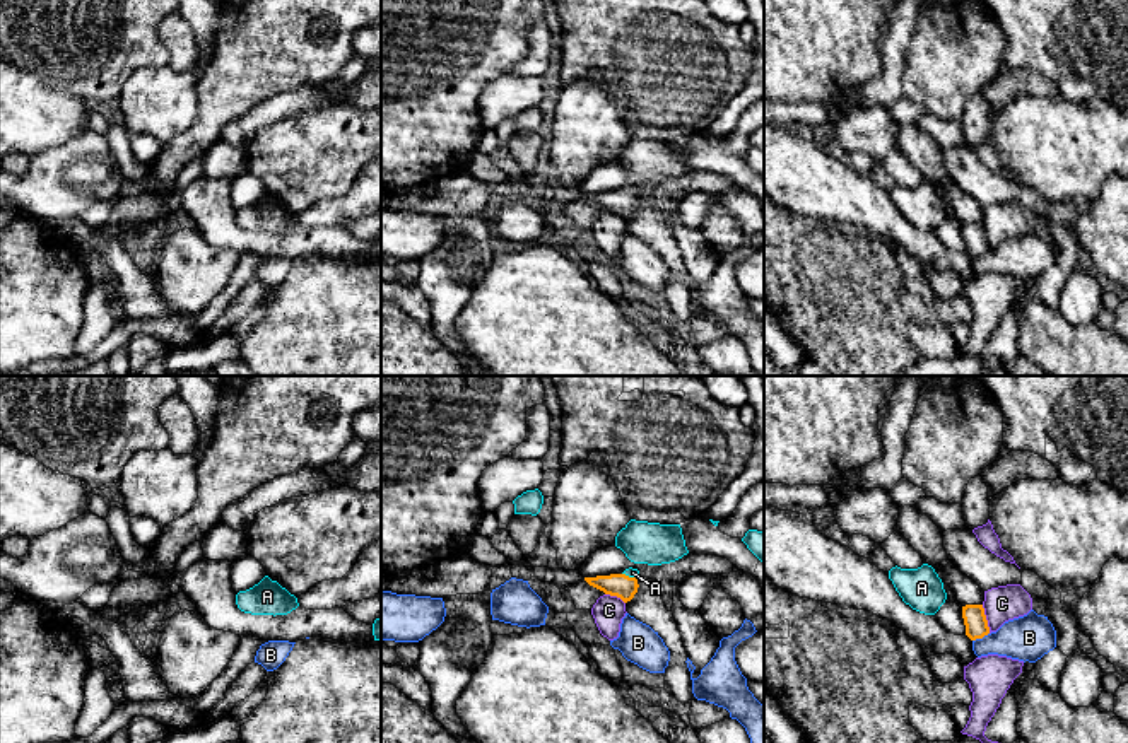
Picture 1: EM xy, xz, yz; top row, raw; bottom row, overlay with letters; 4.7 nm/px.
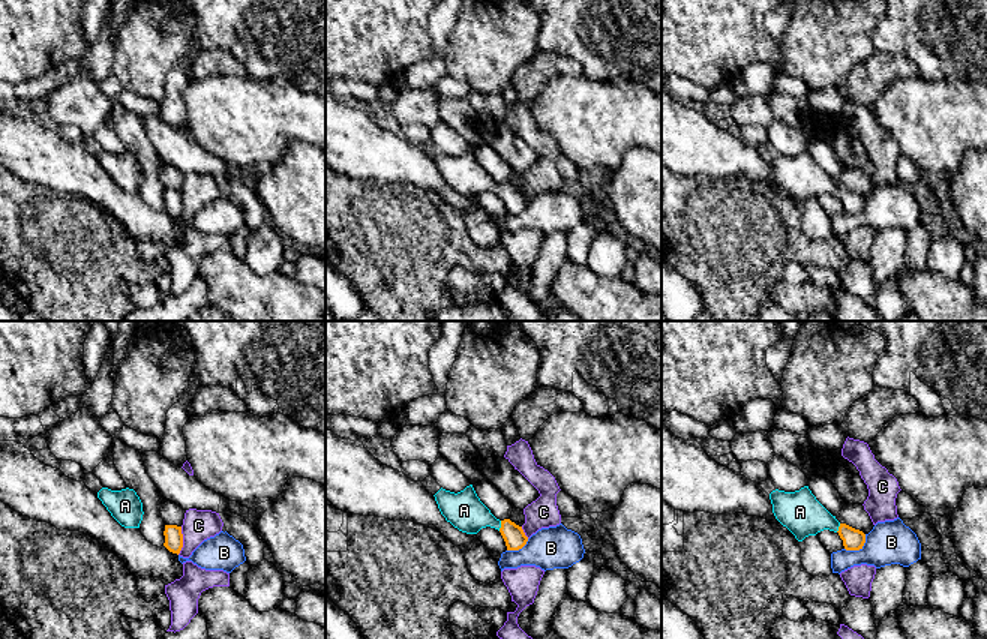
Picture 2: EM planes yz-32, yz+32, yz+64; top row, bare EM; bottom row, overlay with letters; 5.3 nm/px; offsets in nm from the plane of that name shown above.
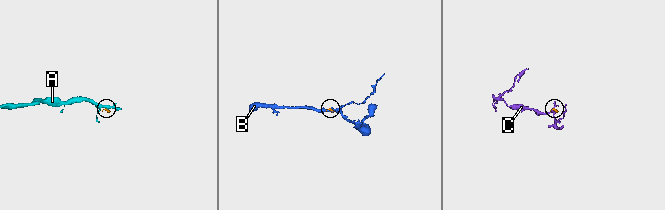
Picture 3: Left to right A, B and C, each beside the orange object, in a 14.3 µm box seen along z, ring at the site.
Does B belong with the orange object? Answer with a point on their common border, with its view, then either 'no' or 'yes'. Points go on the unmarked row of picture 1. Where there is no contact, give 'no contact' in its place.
yz (980, 255) | no

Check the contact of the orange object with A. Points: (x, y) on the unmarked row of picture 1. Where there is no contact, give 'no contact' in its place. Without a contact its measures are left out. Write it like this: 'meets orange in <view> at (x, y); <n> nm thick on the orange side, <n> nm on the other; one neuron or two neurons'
meets orange in xz at (628, 193); 120 nm thick on the orange side, 50 nm on the other; one neuron

